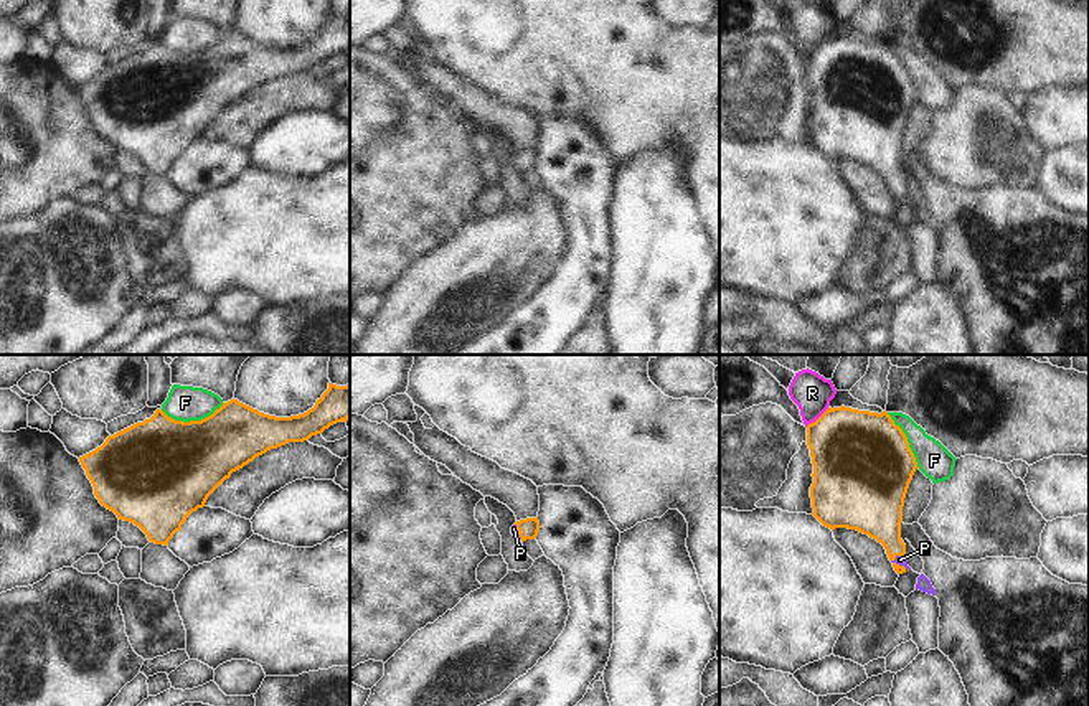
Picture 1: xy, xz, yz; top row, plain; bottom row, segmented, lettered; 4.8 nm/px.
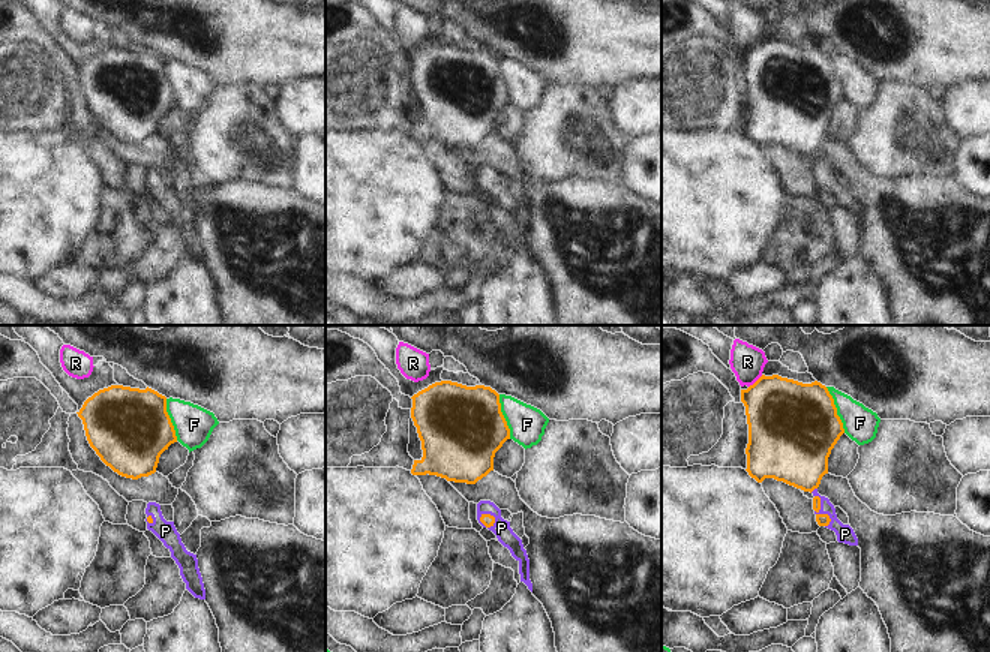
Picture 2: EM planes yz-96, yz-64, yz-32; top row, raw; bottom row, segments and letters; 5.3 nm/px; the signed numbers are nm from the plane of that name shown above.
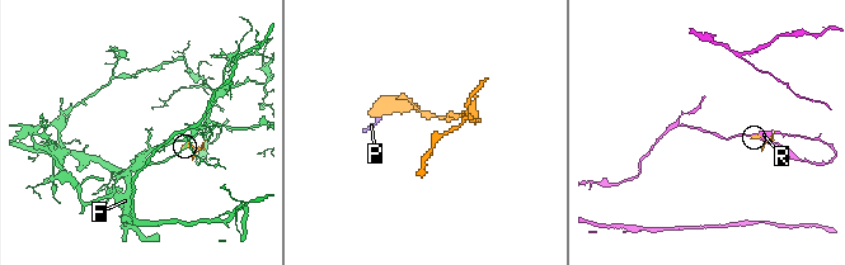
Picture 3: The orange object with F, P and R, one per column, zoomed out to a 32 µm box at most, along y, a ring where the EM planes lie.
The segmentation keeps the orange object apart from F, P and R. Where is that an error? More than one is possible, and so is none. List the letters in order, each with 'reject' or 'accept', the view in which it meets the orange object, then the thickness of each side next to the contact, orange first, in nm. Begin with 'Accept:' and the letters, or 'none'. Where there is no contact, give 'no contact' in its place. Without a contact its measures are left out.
Accept: P
F: reject | xy | 460/180 nm
P: accept | yz | 220/50 nm
R: reject | yz | 420/190 nm

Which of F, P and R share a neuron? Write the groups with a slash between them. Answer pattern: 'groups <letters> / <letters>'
groups F / P / R

